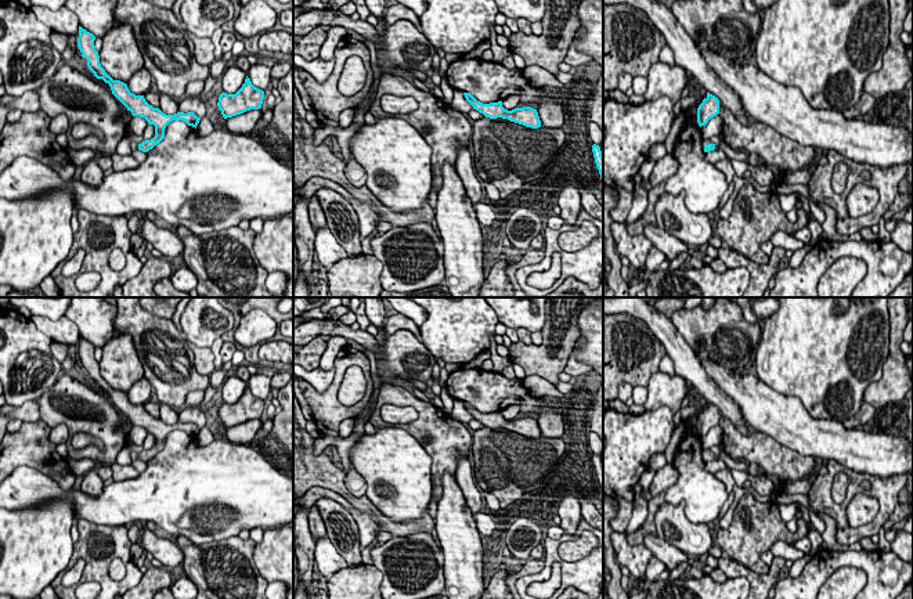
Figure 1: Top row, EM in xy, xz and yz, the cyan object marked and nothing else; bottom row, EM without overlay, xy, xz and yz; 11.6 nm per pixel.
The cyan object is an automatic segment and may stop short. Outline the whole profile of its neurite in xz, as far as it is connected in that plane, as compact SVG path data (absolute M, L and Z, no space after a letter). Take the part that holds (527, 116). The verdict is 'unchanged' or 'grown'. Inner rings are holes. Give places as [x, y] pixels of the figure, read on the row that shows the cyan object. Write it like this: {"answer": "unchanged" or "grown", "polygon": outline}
{"answer": "unchanged", "polygon": "M463 93L463 95L466 101L473 107L473 109L479 111L486 118L502 118L531 129L541 127L538 112L531 107L515 108L512 111L508 111L502 107L502 101L483 104L477 101L470 93Z"}

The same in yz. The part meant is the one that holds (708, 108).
{"answer": "unchanged", "polygon": "M707 93L707 97L697 108L697 123L699 126L706 126L708 120L719 113L719 100Z"}

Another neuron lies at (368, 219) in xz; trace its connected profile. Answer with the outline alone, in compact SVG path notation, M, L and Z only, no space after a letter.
M354 196L349 202L351 203L353 209L357 213L362 241L376 230L376 224L380 221L380 217L367 202L361 202Z

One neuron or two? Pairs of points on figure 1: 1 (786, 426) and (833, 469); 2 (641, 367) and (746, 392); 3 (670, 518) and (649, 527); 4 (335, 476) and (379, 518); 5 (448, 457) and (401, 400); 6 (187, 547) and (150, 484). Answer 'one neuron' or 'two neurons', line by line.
1: two neurons
2: two neurons
3: two neurons
4: one neuron
5: one neuron
6: two neurons

